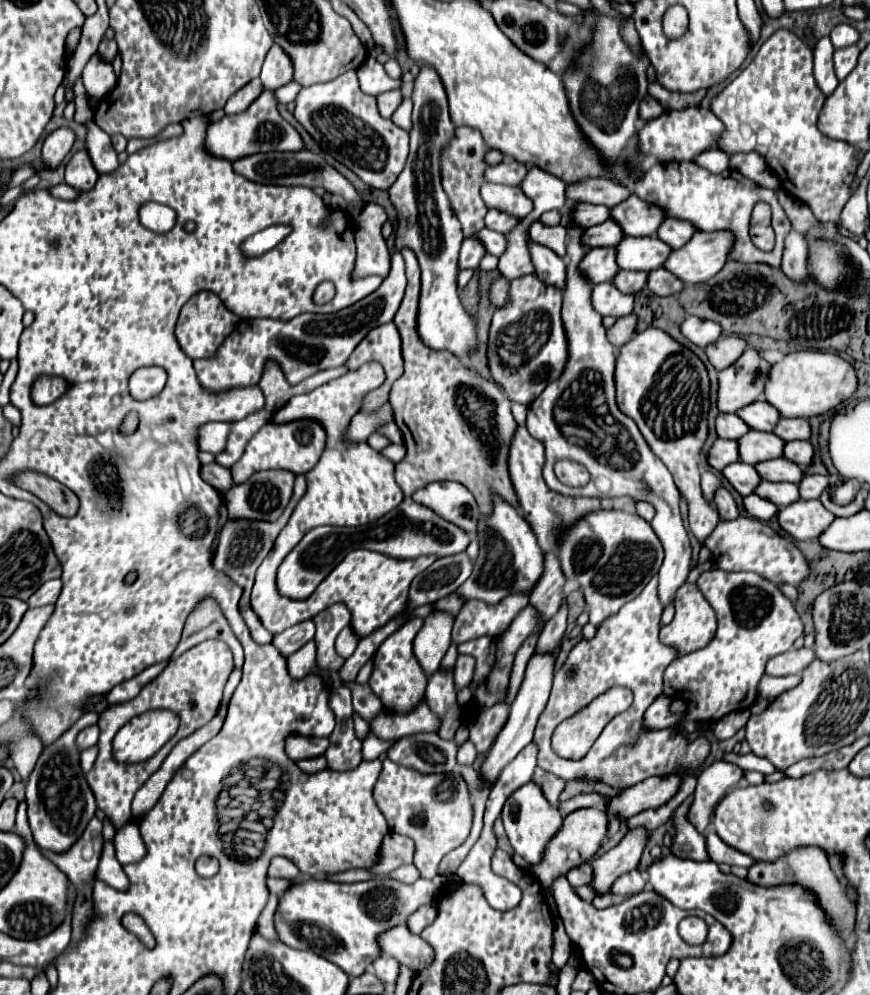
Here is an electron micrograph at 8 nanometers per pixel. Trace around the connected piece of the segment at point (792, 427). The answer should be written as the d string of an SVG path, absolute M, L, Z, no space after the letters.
M782 417L780 423L776 425L774 433L782 437L784 441L794 441L794 439L810 439L812 429L806 419L786 419Z

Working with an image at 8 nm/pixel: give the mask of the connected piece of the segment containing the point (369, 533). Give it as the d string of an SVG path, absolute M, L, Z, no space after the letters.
M408 497L396 509L364 527L316 527L310 533L306 533L304 539L294 547L294 551L284 559L284 563L278 569L278 591L290 599L308 597L320 585L320 581L338 565L338 561L346 557L346 553L360 547L388 553L390 557L418 559L426 555L456 555L466 551L468 545L470 537L460 527L446 523L444 519L434 515L434 511L420 503L414 503Z

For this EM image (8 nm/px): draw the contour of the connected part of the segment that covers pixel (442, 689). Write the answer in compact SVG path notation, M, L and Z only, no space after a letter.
M438 669L434 675L430 675L426 687L426 703L442 719L438 735L442 739L452 739L456 729L460 727L460 707L456 703L454 669L452 671Z

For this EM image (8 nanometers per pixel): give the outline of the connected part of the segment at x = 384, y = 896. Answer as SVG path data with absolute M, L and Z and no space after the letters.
M372 877L358 883L332 883L328 879L296 881L280 899L276 931L280 941L292 949L310 949L338 965L348 977L358 977L382 953L378 935L406 923L420 905L434 901L436 895L438 889L428 879L418 879L410 885L390 877Z

